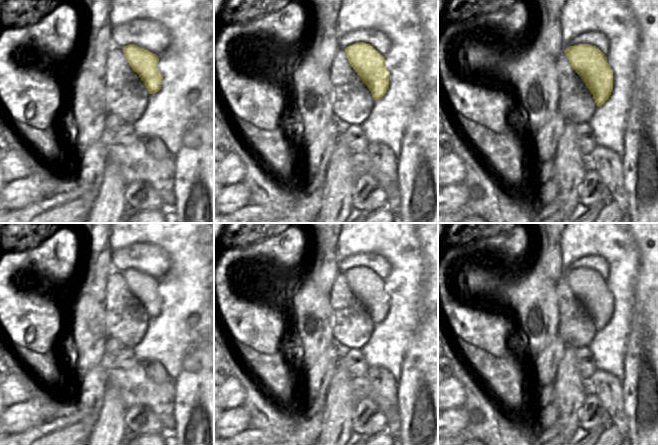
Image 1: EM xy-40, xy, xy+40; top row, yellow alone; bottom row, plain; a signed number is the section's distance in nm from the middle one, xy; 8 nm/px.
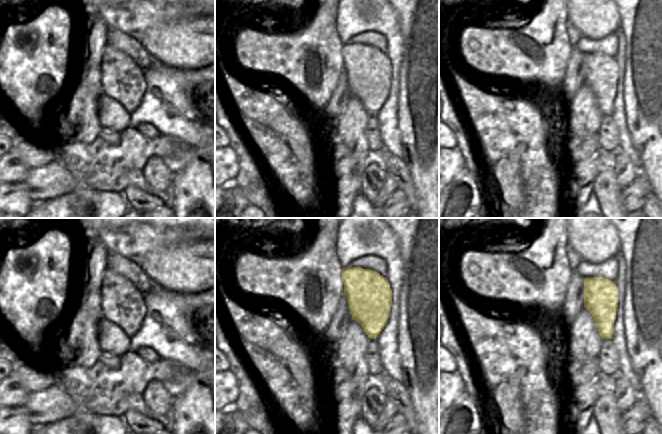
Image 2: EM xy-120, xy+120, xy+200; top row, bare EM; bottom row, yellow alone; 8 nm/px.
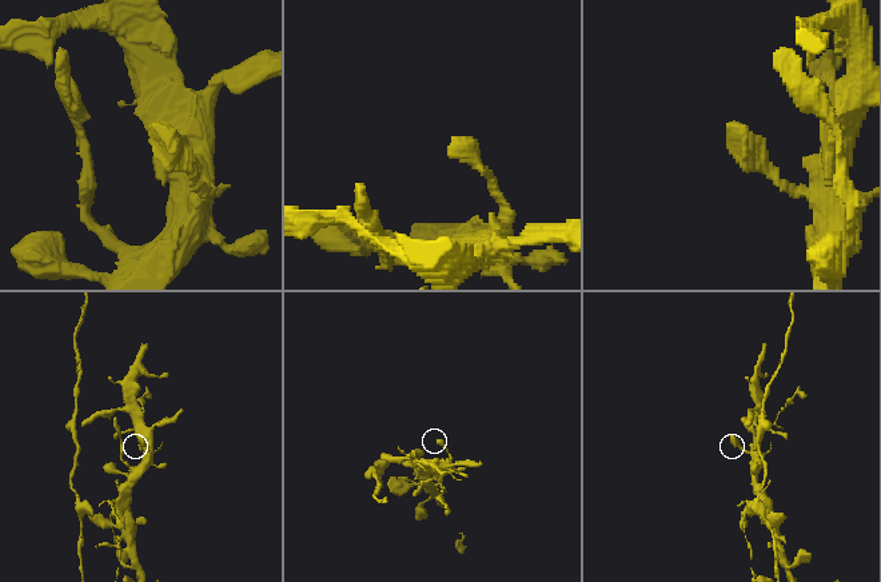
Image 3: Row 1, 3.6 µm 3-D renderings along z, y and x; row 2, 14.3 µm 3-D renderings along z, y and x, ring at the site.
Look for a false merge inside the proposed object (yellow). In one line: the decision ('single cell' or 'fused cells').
fused cells

